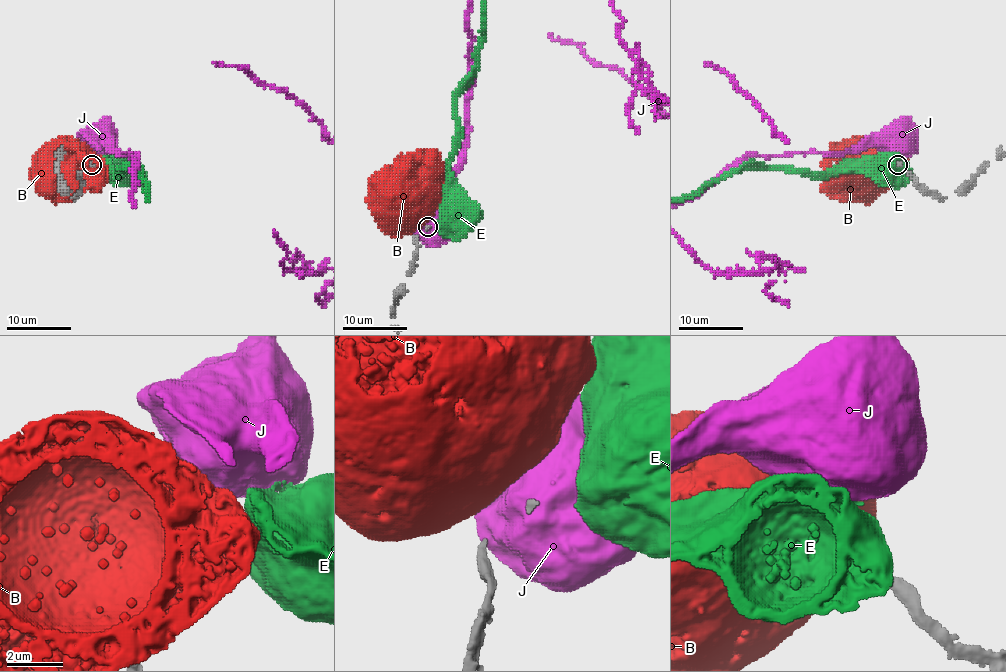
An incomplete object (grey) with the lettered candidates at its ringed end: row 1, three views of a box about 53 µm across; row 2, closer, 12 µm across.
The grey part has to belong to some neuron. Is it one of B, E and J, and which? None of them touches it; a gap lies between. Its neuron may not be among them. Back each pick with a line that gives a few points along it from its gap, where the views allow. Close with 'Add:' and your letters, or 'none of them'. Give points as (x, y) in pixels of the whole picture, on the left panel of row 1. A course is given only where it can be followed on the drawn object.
Add: none of them

